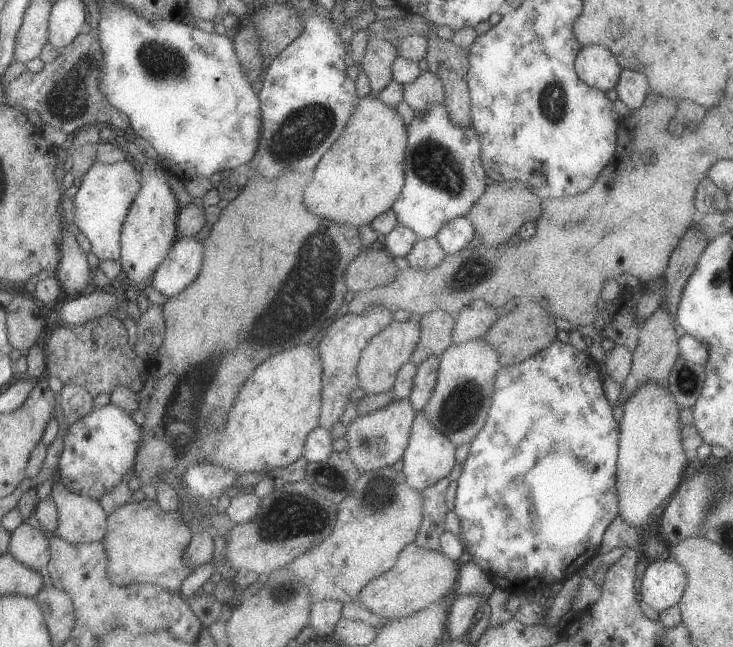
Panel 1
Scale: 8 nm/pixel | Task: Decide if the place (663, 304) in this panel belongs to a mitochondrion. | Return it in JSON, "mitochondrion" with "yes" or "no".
{"mitochondrion":"no"}

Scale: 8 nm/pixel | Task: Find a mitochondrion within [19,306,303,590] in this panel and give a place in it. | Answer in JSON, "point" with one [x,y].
{"point":[191,386]}

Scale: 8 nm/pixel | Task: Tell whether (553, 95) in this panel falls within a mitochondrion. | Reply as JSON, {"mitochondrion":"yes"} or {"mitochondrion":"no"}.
{"mitochondrion":"yes"}

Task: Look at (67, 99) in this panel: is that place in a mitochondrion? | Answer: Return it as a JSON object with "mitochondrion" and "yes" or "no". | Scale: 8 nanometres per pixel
{"mitochondrion":"yes"}

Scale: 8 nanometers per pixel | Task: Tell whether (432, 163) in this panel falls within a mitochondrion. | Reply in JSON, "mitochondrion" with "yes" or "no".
{"mitochondrion":"yes"}

